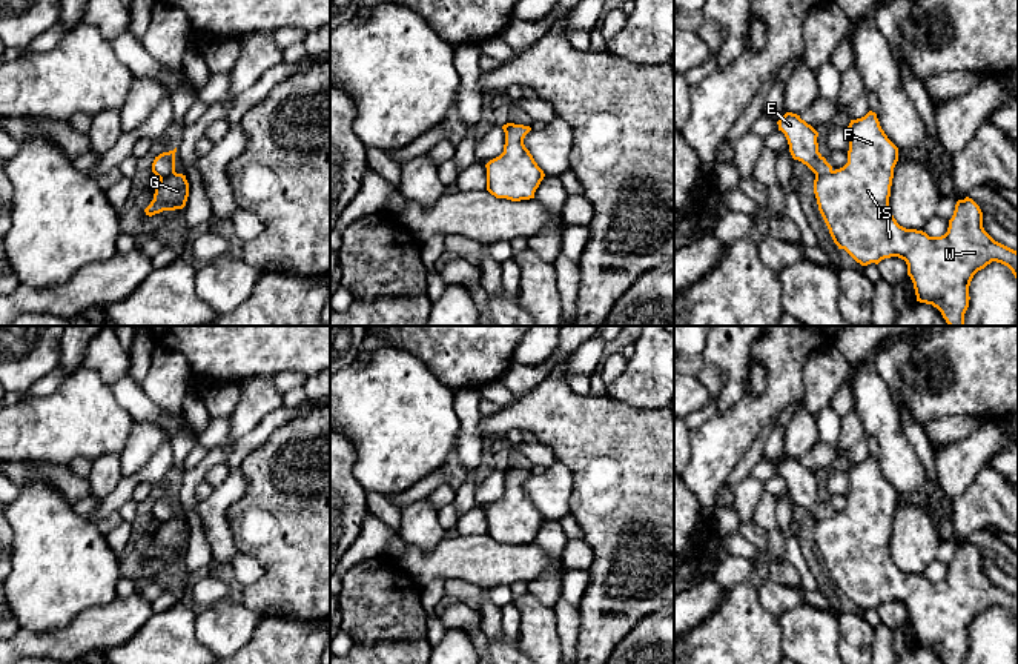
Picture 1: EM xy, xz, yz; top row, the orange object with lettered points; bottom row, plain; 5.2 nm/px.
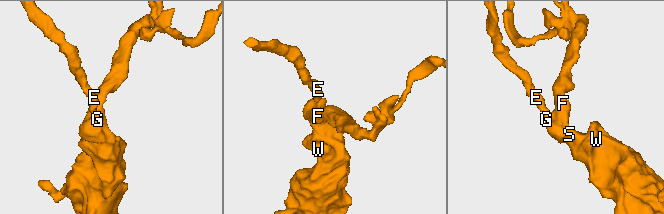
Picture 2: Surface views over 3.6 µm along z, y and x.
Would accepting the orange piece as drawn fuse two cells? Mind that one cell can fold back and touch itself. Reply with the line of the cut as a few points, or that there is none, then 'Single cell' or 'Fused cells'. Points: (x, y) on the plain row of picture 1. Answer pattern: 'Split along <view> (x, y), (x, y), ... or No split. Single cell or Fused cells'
Split along yz (832, 515), (816, 521). Fused cells

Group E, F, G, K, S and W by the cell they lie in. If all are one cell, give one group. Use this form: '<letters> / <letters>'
E / F G K S W

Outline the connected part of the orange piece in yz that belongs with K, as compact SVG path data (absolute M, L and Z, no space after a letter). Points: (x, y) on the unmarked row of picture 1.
M872 455L851 464L848 478L848 507L814 524L818 555L838 593L844 593L861 610L878 609L891 601L904 604L917 646L932 649L944 664L964 664L970 644L970 626L992 606L1007 610L1018 624L1018 596L995 586L984 575L983 556L969 541L957 546L947 576L941 581L929 581L923 575L900 570L889 553L898 492L887 483Z

